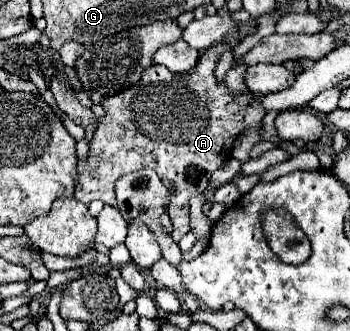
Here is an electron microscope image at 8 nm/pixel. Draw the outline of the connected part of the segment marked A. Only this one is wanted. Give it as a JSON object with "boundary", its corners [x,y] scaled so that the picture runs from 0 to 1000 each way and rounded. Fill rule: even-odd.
{"boundary":[[[677,100],[677,118],[597,142],[569,172],[569,190],[546,221],[500,227],[477,202],[431,196],[414,208],[391,257],[323,293],[300,293],[300,347],[283,366],[277,408],[260,420],[254,468],[220,492],[214,601],[226,601],[237,619],[283,601],[300,619],[334,625],[329,547],[357,523],[431,505],[454,535],[483,541],[500,559],[500,595],[477,625],[494,674],[494,728],[534,710],[540,601],[586,577],[609,517],[654,486],[677,408],[706,384],[740,384],[757,353],[746,287],[711,275],[666,287],[660,269],[614,233],[620,178],[649,148],[666,148],[694,112],[694,100]]]}

